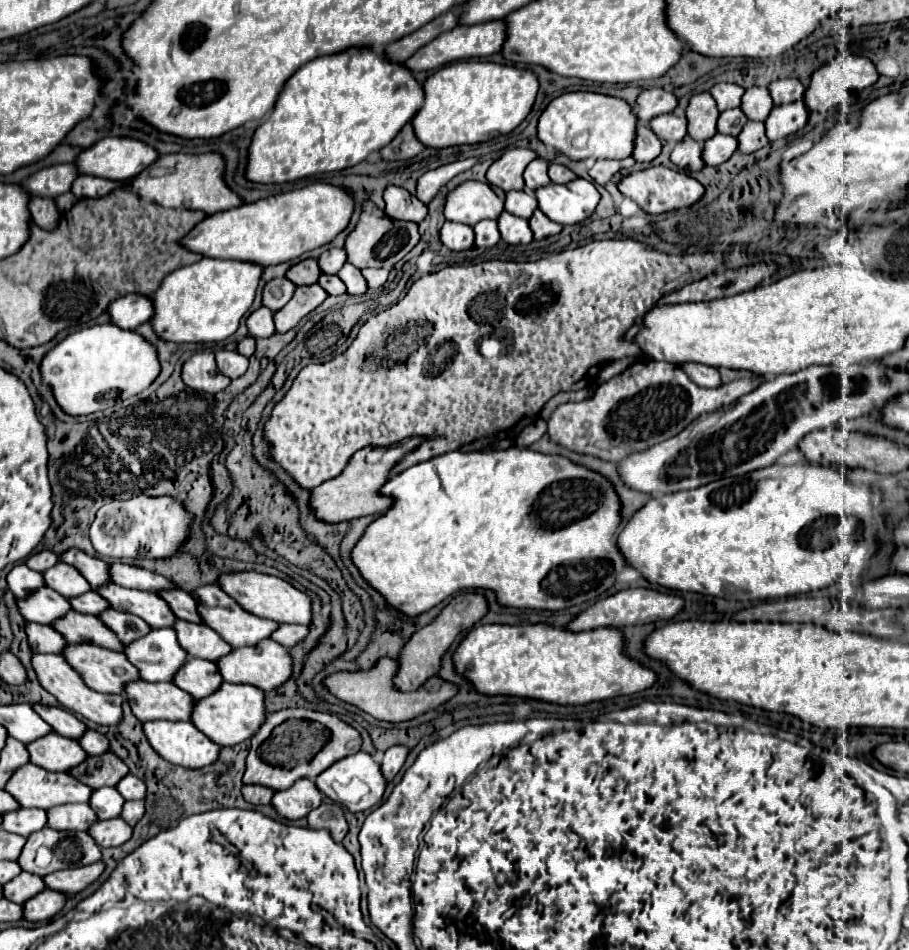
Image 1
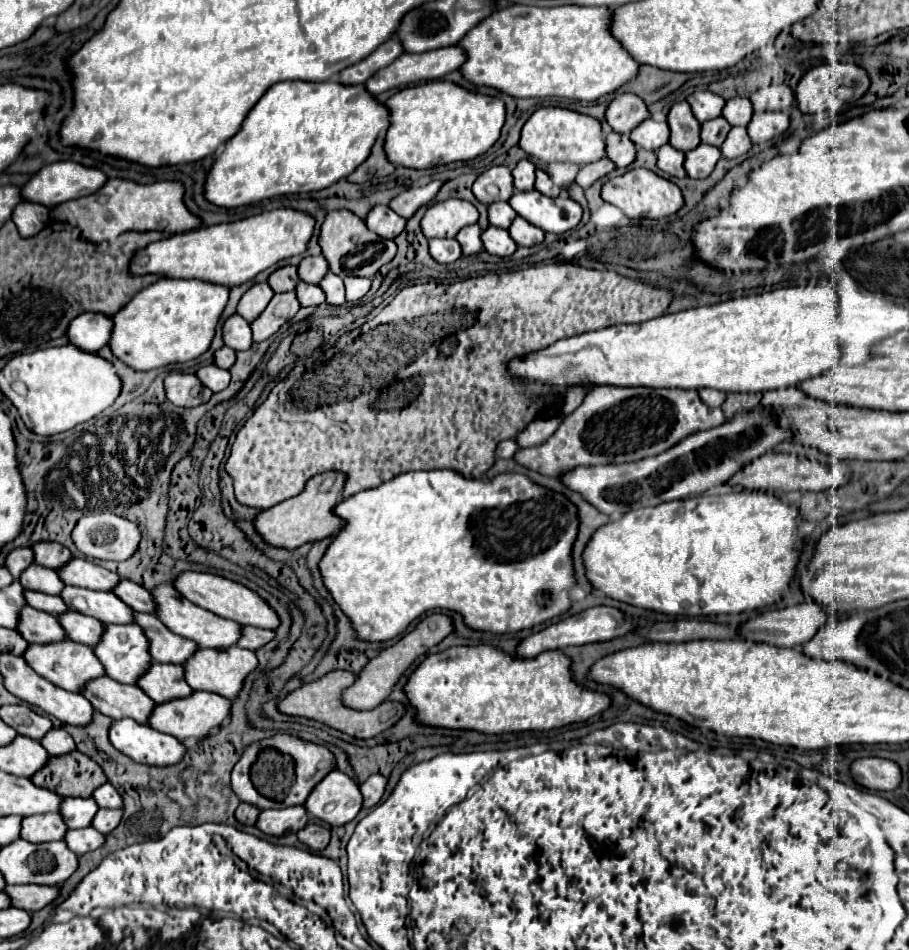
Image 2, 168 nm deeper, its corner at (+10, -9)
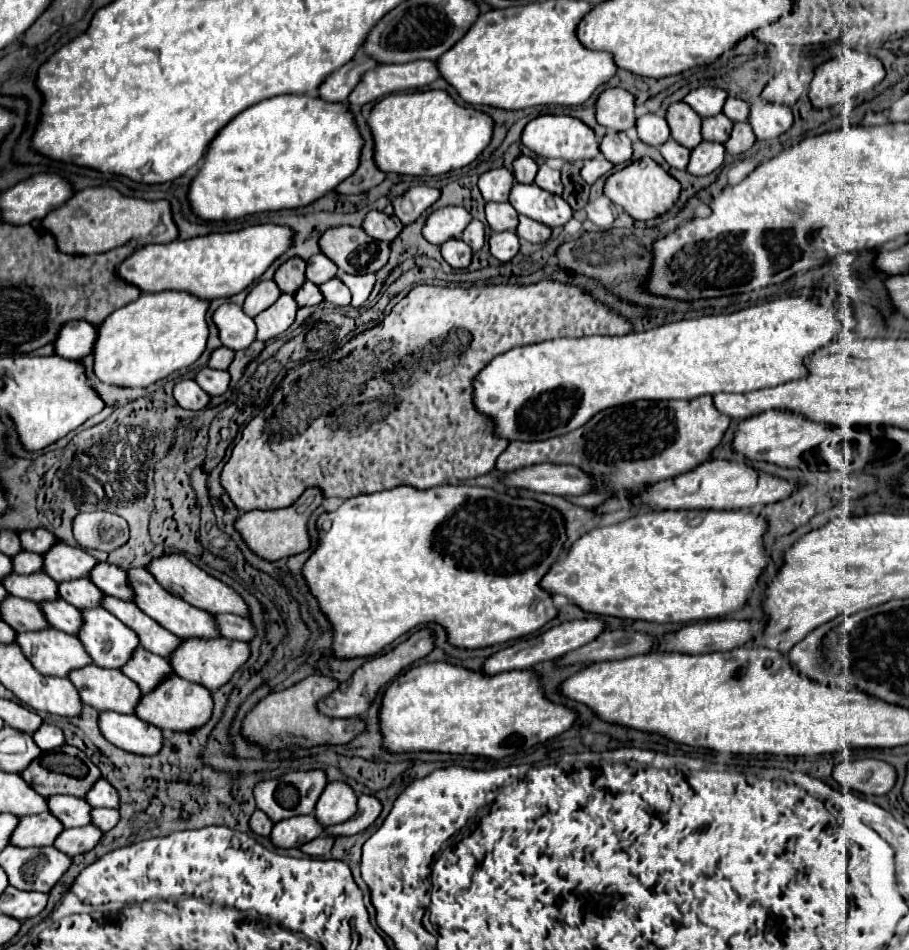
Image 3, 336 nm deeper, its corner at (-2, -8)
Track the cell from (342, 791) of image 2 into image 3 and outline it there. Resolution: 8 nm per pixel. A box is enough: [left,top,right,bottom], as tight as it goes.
[314,780,358,828]

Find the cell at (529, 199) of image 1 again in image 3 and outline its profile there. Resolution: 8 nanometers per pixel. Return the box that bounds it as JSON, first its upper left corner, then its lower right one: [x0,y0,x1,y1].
[486,202,518,232]

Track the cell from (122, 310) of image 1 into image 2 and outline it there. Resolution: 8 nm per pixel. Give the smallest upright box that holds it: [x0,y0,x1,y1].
[68,313,112,353]

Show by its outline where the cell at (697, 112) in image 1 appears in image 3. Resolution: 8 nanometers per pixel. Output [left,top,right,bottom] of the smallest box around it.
[666,102,702,150]

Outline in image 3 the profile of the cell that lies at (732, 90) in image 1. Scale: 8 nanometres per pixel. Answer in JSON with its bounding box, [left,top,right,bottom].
[684,88,728,118]

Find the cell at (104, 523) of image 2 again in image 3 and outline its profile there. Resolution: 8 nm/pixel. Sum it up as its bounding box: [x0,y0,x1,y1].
[74,512,130,552]

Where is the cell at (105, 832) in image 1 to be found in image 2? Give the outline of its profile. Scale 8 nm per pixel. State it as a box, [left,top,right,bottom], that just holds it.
[64,827,104,855]

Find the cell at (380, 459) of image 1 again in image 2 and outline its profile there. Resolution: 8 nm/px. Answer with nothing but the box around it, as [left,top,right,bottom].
[254,471,346,549]

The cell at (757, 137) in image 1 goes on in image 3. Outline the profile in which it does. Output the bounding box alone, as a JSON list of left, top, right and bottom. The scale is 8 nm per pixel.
[726,122,756,156]

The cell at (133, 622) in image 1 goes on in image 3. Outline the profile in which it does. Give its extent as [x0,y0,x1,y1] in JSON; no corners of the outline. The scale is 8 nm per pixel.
[42,600,84,636]

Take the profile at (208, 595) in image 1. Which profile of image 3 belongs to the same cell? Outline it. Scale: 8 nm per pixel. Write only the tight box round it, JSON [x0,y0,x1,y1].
[128,568,222,638]

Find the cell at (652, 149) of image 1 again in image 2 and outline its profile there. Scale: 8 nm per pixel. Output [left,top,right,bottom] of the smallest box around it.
[606,133,636,167]

